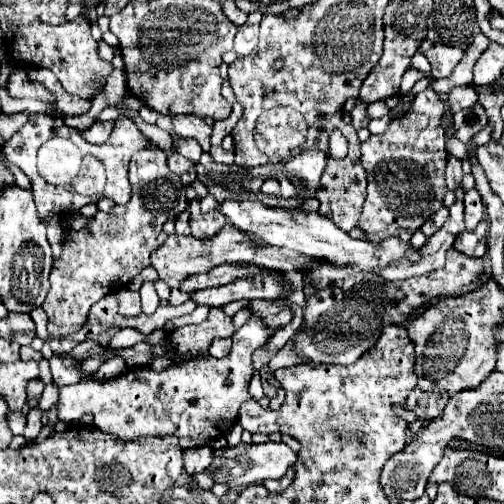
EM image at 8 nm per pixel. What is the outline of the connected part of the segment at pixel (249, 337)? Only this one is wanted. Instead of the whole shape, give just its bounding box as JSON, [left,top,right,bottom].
[58,318,272,448]

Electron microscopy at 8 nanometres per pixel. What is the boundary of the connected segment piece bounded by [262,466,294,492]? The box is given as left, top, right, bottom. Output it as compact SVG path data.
M290 466L290 468L288 468L288 472L286 472L282 478L278 478L278 480L264 480L262 484L264 484L268 490L274 490L274 492L284 492L284 490L290 486L292 478L294 478L294 468Z

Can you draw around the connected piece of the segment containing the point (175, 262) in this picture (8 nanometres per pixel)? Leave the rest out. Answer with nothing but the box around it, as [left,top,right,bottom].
[152,224,256,288]

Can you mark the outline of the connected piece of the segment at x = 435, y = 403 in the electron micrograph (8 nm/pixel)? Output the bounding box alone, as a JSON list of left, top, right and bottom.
[404,388,448,420]

